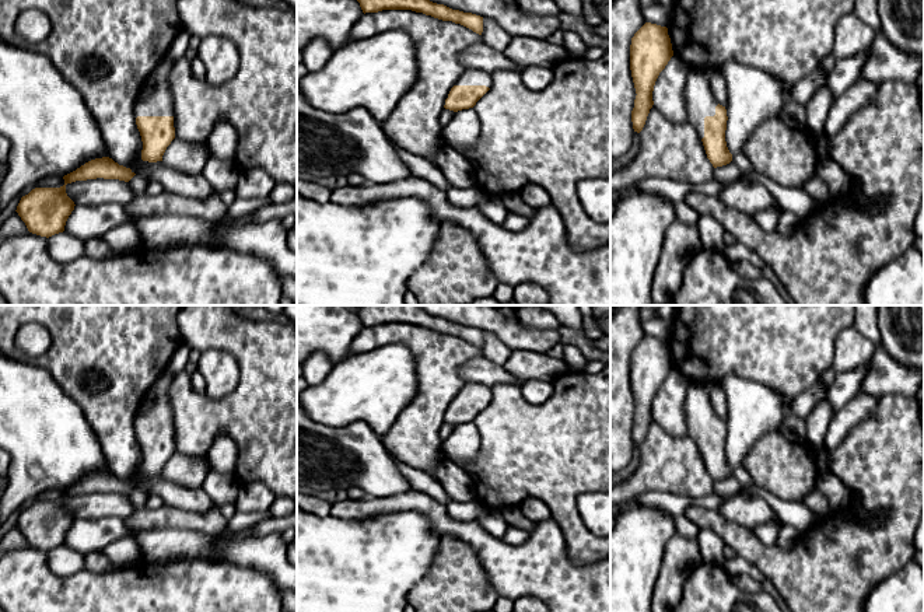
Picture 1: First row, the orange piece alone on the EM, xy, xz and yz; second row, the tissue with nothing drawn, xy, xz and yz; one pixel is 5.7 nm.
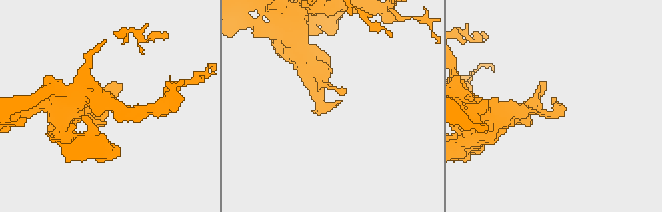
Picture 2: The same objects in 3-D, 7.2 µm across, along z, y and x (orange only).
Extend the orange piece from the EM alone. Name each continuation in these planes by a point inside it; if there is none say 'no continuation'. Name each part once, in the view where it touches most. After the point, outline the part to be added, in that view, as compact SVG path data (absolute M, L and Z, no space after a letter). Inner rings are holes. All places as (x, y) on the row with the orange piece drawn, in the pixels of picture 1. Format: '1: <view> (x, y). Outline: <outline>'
1: yz (699, 98). Outline: M689 70L687 83L685 85L685 105L687 109L687 122L704 137L704 118L715 115L715 99L710 77L714 70Z

